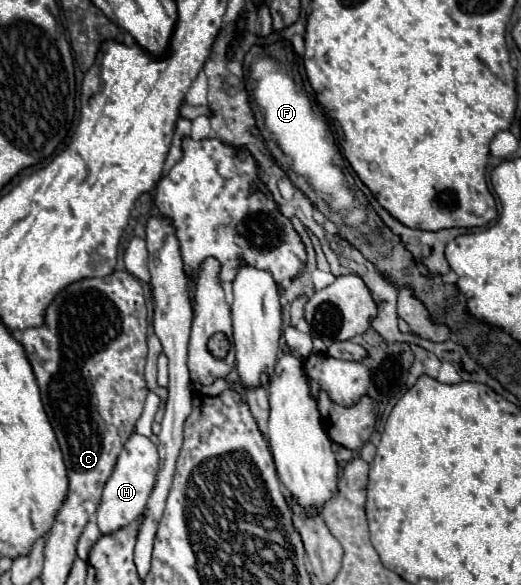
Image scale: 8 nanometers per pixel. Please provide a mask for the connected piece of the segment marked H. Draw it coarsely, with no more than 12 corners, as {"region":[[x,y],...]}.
{"region":[[132,433],[96,509],[102,533],[138,519],[158,471],[156,445]]}

